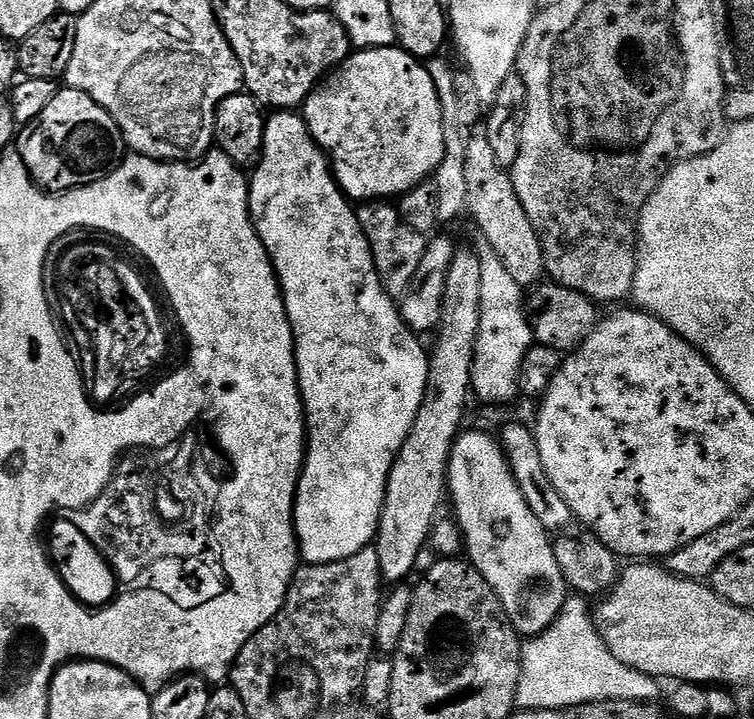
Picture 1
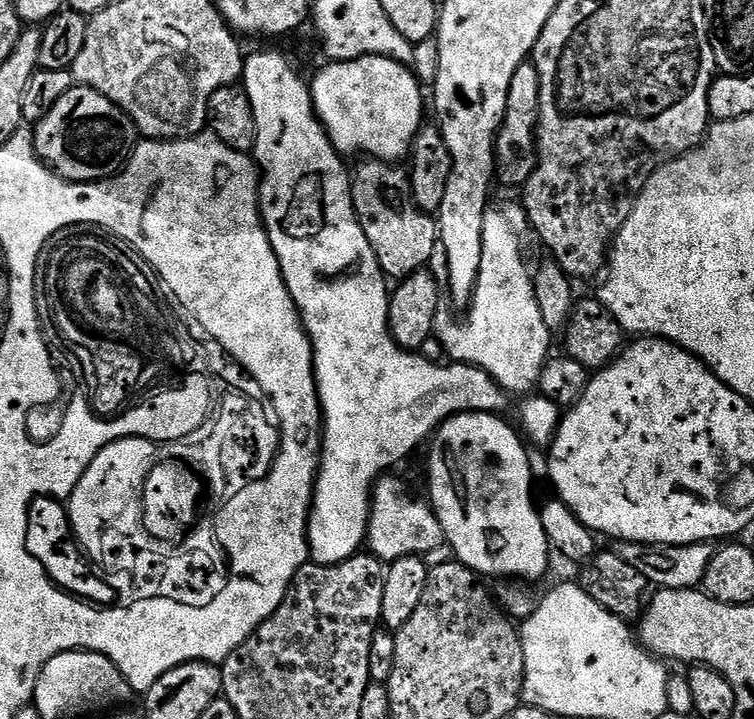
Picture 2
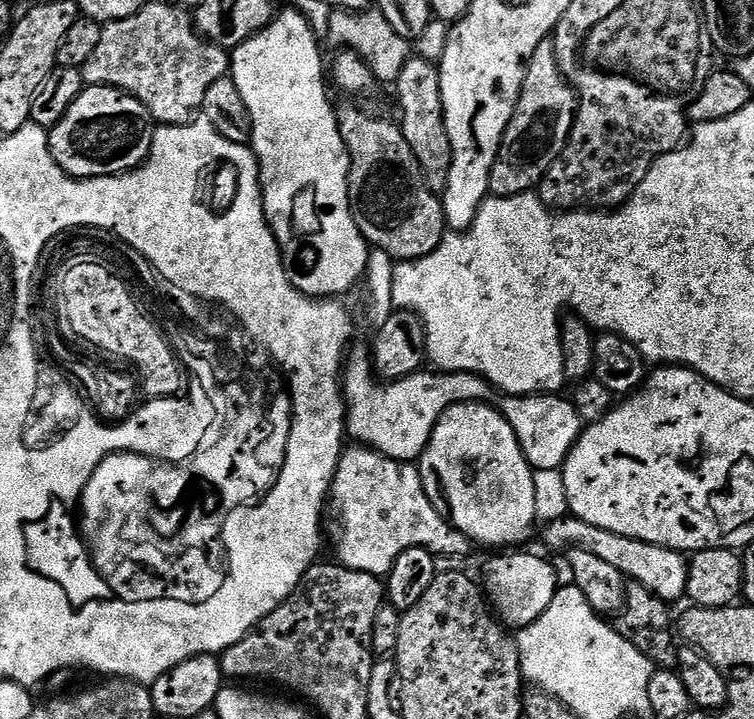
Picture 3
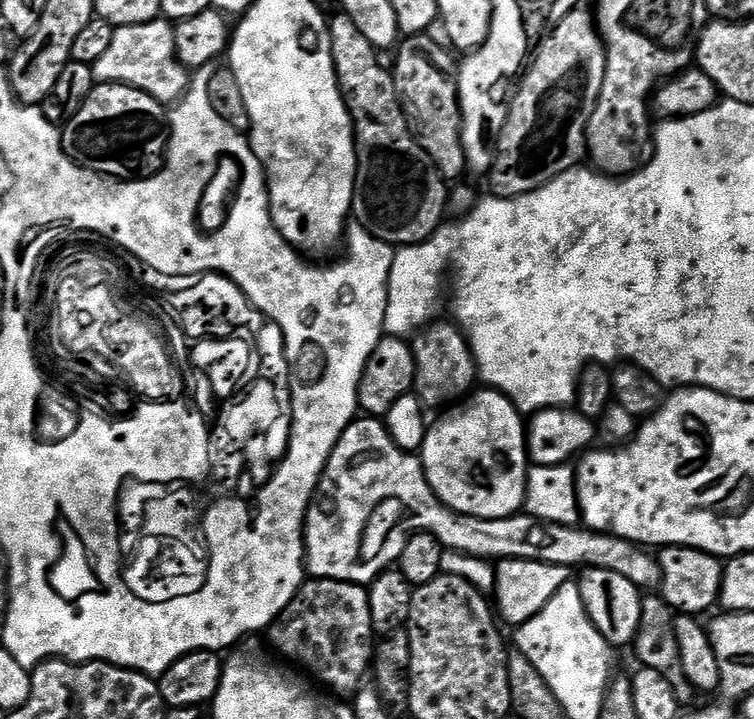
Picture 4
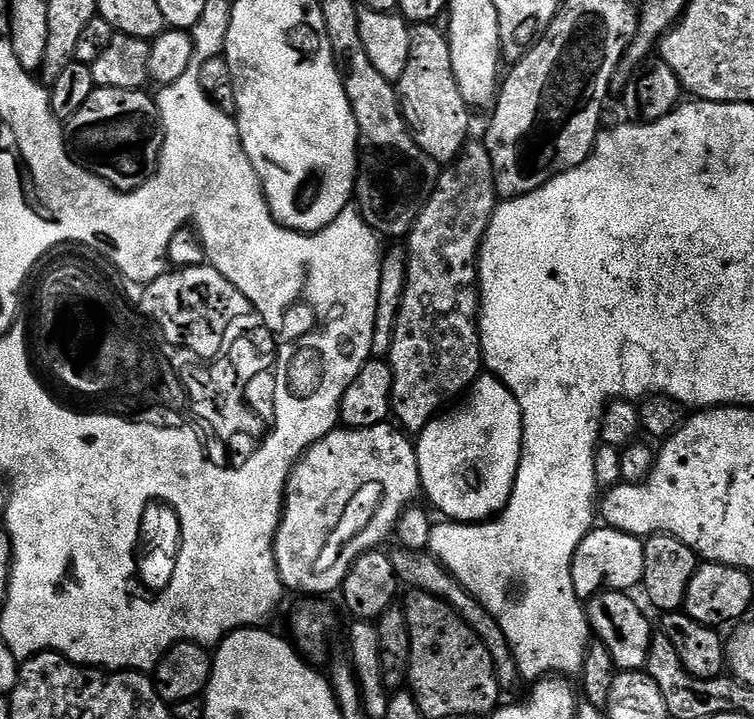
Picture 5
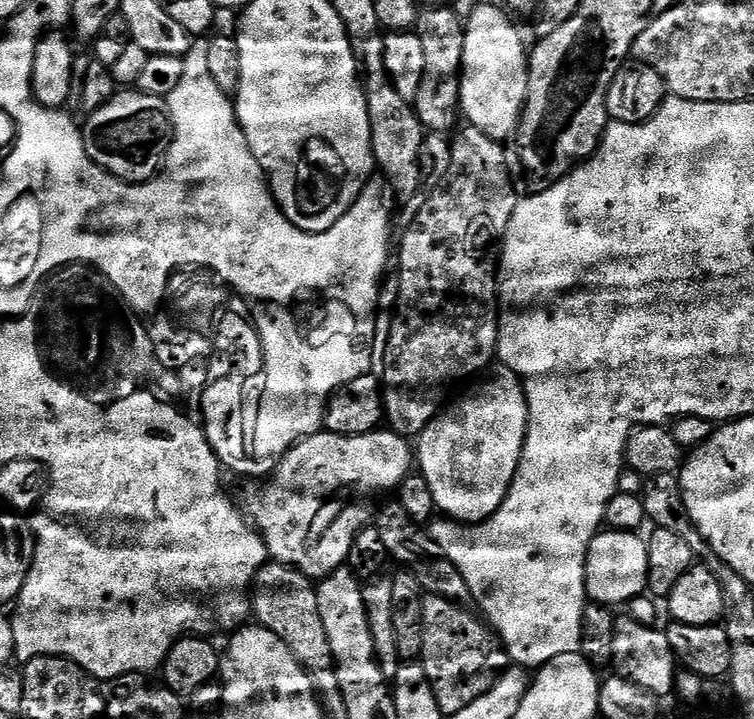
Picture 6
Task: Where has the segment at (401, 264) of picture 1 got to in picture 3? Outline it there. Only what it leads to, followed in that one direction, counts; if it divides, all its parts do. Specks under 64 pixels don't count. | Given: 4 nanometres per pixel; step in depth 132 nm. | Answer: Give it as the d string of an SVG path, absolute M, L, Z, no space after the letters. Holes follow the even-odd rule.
M352 100L337 103L335 110L342 142L348 147L348 193L358 230L375 251L390 254L396 262L433 252L446 235L444 206L418 166L399 123Z

